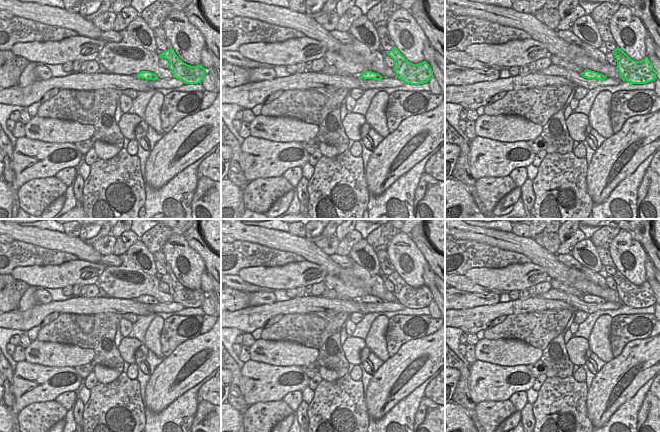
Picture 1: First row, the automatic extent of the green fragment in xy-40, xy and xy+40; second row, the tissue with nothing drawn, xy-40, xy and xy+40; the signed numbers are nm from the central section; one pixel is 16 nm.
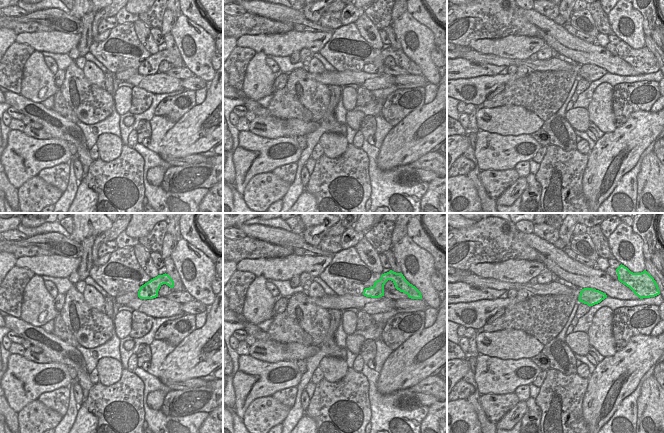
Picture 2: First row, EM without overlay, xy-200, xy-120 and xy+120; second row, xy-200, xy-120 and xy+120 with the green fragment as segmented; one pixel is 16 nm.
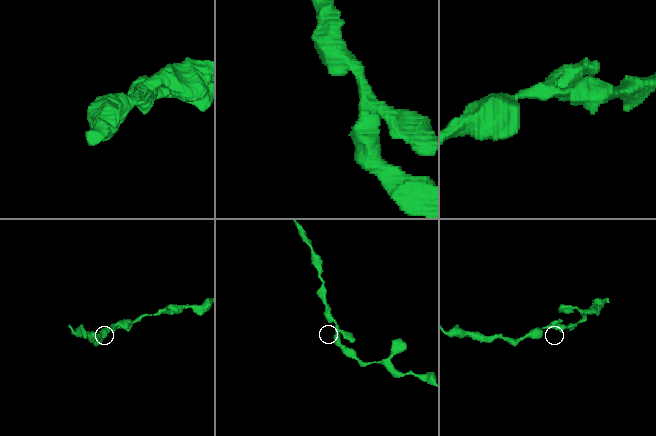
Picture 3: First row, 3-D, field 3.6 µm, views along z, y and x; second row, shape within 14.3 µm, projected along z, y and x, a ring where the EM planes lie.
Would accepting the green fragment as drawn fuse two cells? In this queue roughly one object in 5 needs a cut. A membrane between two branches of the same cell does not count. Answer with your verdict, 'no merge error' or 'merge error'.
no merge error

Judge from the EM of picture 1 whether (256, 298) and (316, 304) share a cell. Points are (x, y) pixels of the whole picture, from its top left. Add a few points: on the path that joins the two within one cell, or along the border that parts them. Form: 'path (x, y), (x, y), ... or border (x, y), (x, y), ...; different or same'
border (275, 301), (269, 304), (252, 306); different

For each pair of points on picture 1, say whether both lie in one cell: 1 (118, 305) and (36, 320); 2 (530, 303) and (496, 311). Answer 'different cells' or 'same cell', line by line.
1: same cell
2: same cell

